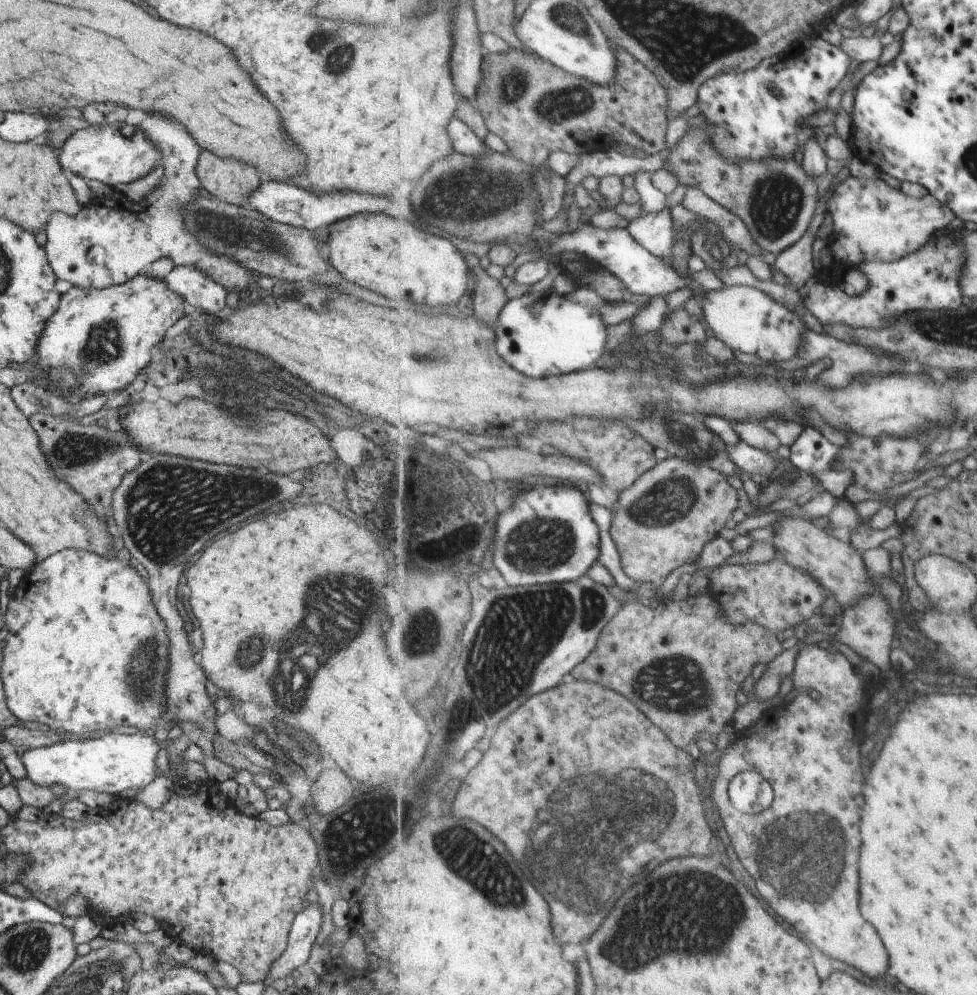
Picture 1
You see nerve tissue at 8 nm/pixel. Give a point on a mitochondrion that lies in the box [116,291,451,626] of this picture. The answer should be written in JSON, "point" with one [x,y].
{"point":[170,507]}

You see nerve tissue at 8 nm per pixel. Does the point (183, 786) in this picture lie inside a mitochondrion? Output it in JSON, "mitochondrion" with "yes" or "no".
{"mitochondrion":"no"}

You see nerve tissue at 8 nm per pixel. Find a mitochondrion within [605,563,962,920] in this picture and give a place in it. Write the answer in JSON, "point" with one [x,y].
{"point":[806,853]}

